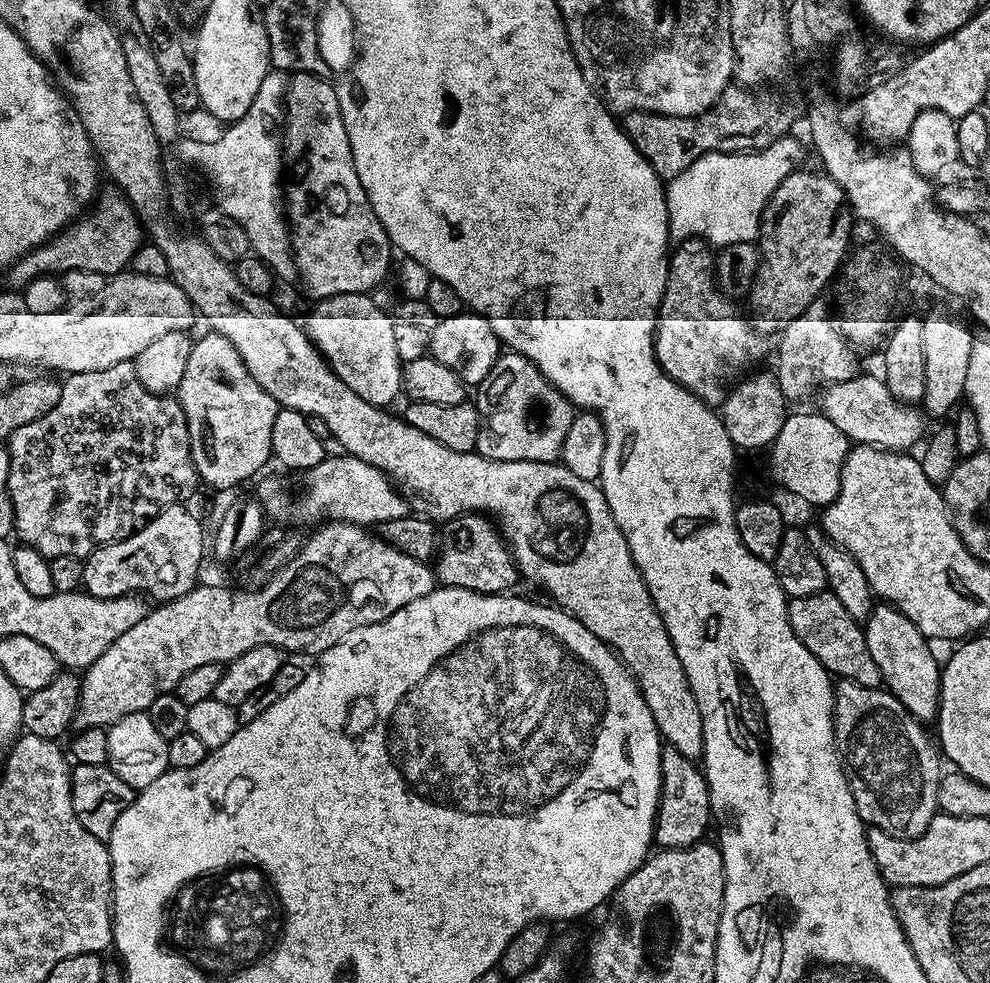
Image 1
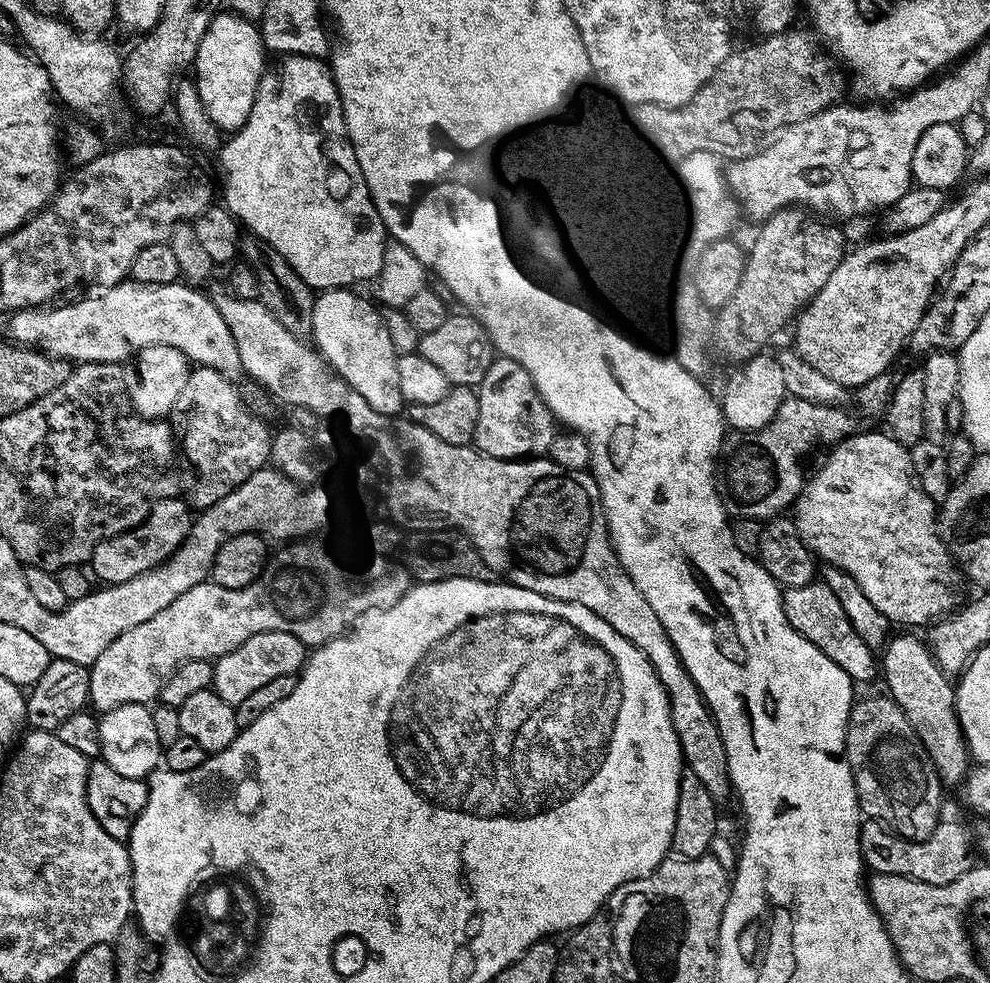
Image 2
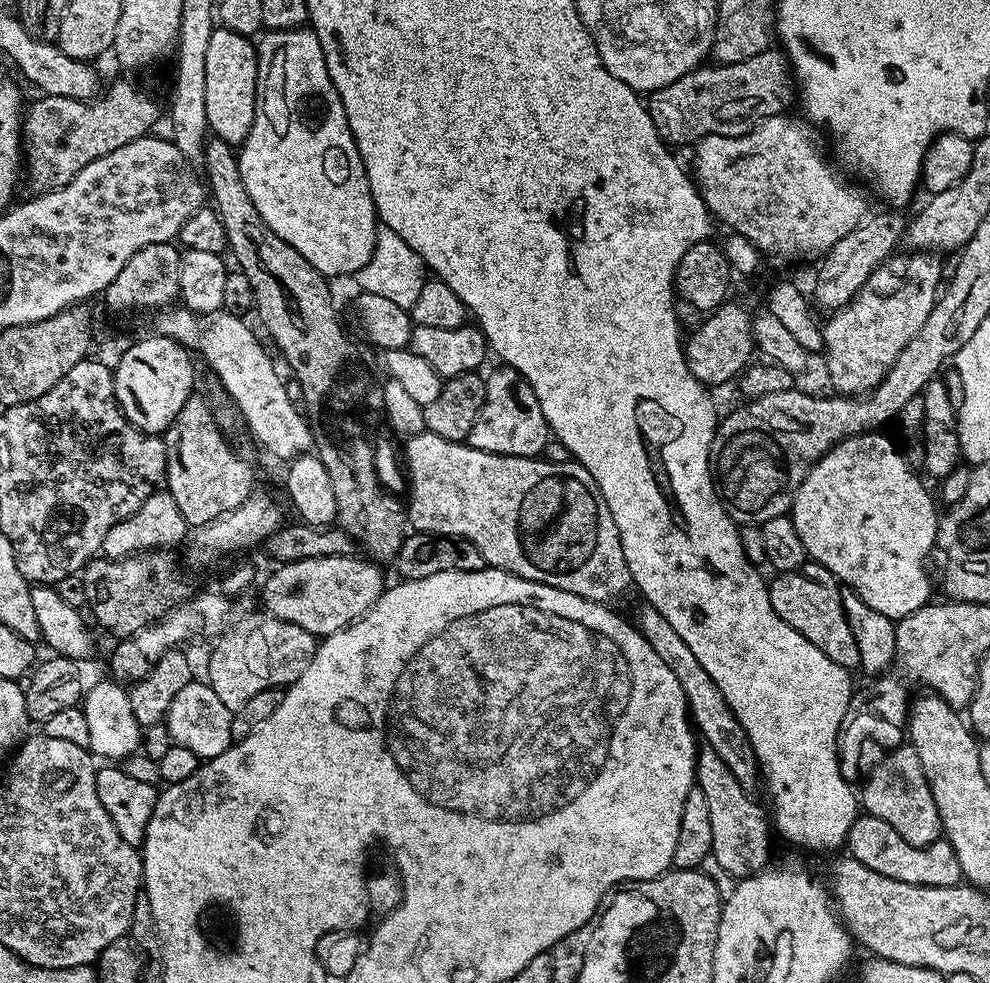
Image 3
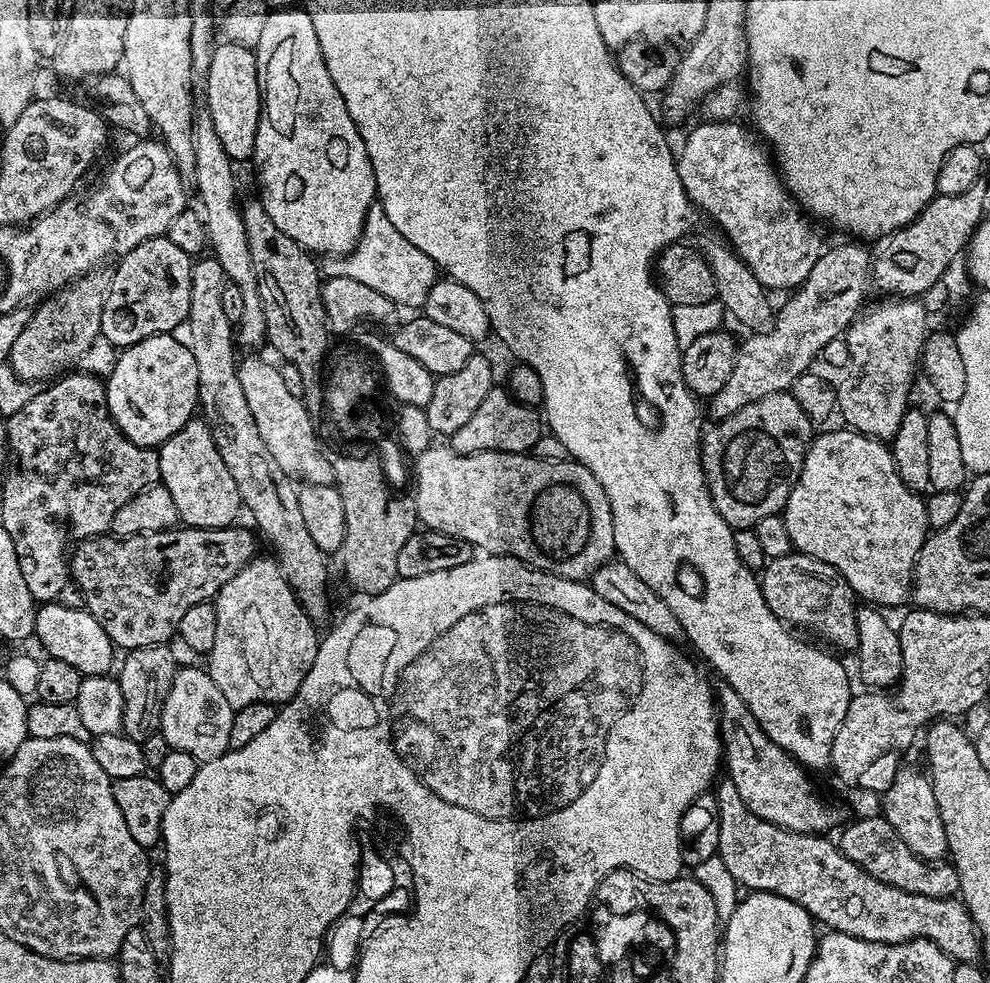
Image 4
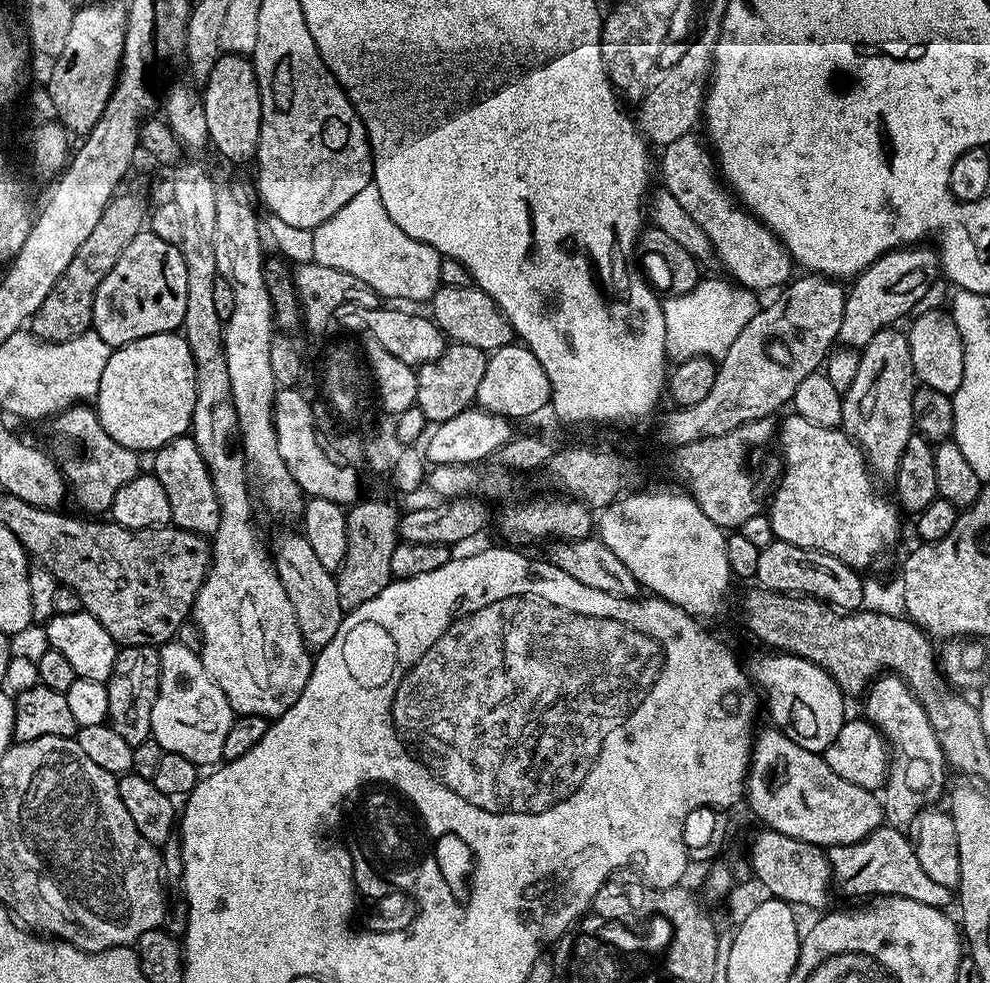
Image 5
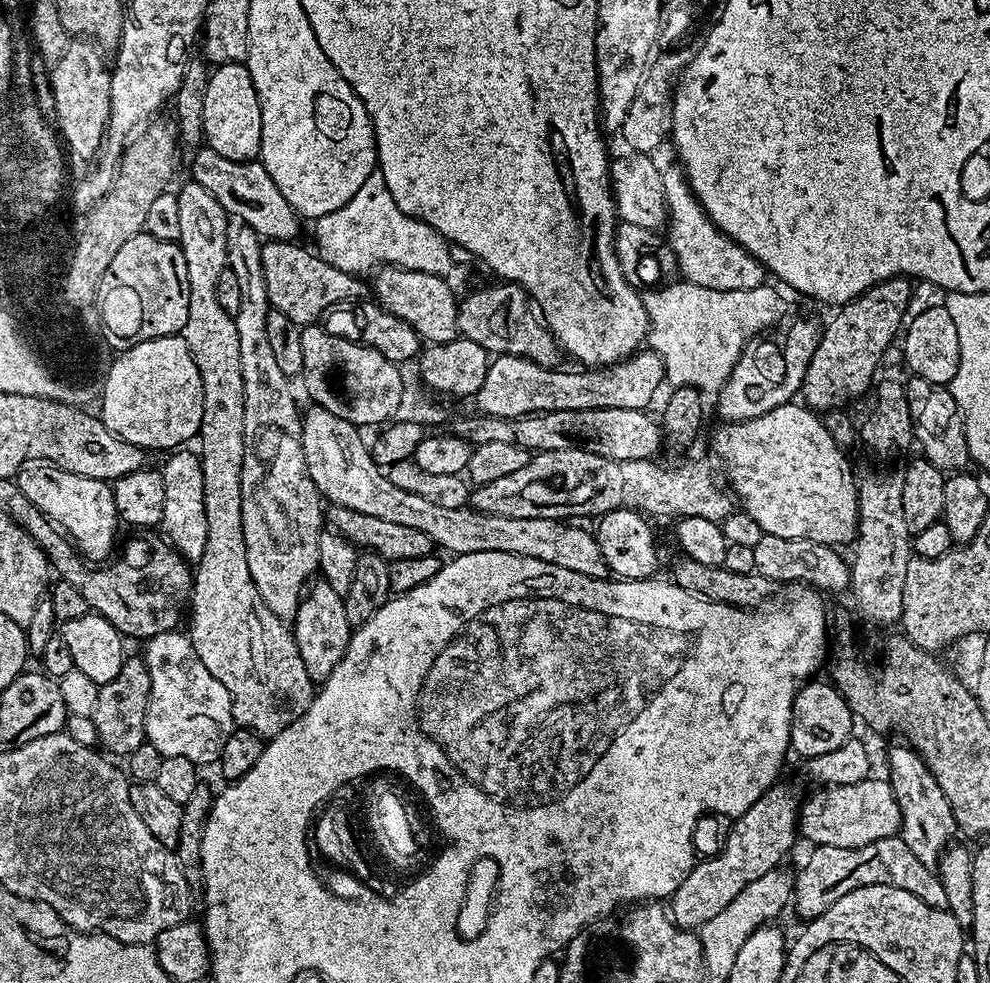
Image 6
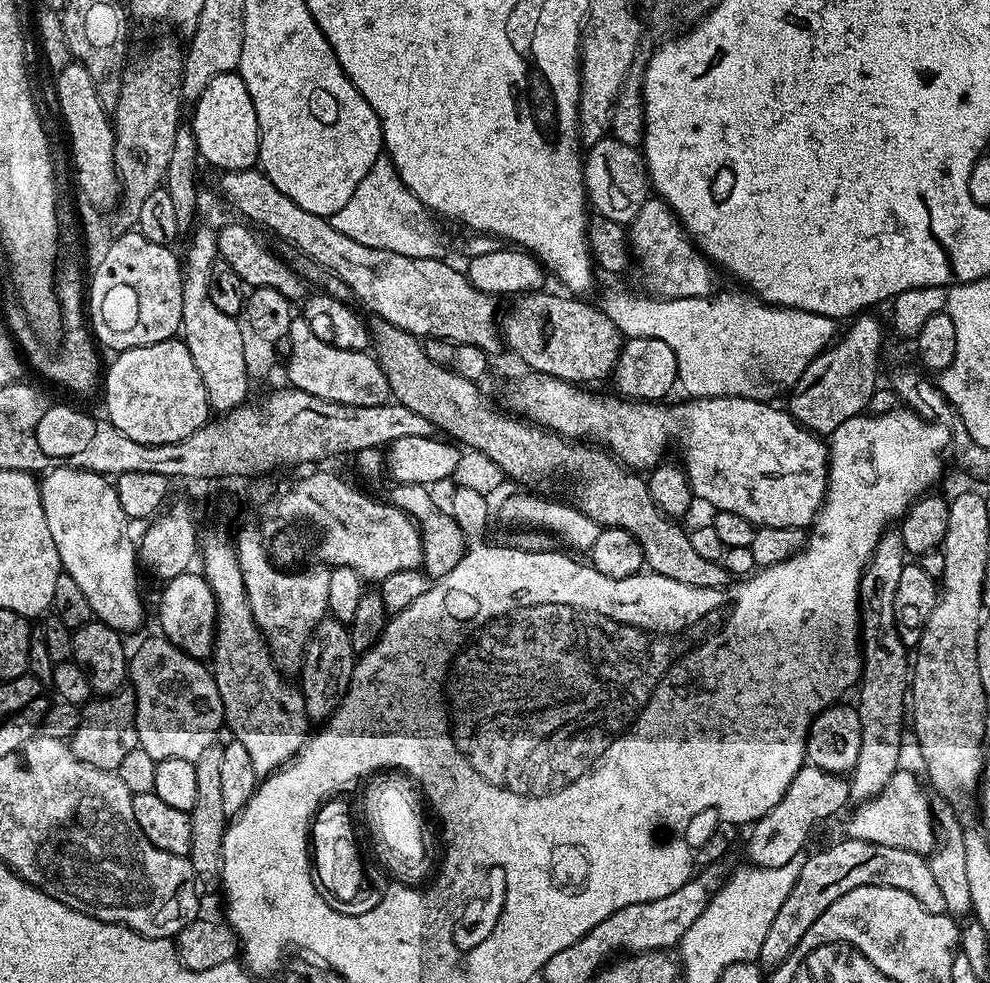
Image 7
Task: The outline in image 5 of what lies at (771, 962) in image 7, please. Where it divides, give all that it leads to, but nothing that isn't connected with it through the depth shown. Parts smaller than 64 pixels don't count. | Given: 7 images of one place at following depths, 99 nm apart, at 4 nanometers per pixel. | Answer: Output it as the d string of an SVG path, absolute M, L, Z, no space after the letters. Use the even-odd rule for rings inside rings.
M881 826L874 829L866 838L862 838L853 844L833 844L827 849L828 860L832 863L832 883L835 891L844 896L868 896L864 898L875 898L877 896L901 896L910 898L914 902L922 902L922 906L934 906L935 908L947 909L948 903L953 903L953 889L941 886L926 875L922 865L918 862L918 854L913 841L908 840L899 828Z

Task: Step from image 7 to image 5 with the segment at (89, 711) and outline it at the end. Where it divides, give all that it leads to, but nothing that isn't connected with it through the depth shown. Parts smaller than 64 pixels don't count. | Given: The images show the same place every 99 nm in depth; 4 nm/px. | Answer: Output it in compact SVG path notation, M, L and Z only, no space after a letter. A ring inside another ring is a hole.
M124 646L114 658L114 670L106 681L110 710L107 723L130 745L146 742L152 735L150 710L154 710L154 698L160 685L160 654L153 646Z

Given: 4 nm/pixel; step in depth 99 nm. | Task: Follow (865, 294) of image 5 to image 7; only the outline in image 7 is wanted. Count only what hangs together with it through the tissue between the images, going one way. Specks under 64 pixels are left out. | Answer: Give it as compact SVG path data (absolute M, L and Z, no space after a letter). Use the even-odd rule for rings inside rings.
M860 314L828 349L806 366L798 382L787 393L786 411L796 422L821 438L831 437L842 422L861 415L876 392L876 371L880 368L880 347L884 344L884 328L872 314Z

